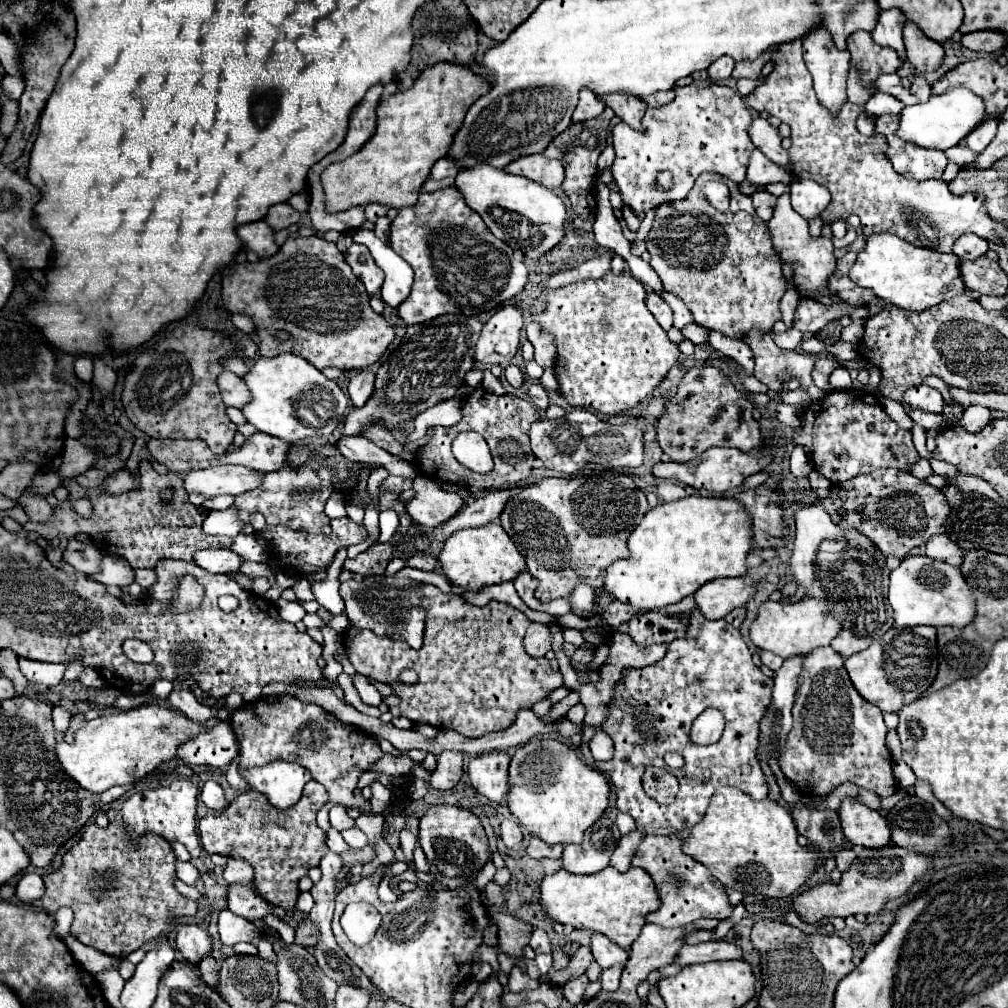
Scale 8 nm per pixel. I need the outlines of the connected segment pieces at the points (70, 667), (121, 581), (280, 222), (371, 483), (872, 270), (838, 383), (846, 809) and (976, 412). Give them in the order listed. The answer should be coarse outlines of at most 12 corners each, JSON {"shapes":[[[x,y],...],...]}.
{"shapes":[[[80,659],[66,665],[64,685],[74,683],[84,671]],[[106,555],[96,579],[106,585],[128,587],[134,569],[116,555]],[[290,203],[272,205],[266,219],[274,231],[300,221]],[[382,467],[371,472],[367,491],[378,497],[380,484],[388,476]],[[868,237],[850,279],[908,311],[966,291],[960,259]],[[840,366],[830,375],[834,389],[850,389],[849,370]],[[844,799],[838,815],[852,845],[878,849],[890,827],[878,811]],[[974,405],[964,411],[958,427],[980,433],[990,423],[988,407]]]}

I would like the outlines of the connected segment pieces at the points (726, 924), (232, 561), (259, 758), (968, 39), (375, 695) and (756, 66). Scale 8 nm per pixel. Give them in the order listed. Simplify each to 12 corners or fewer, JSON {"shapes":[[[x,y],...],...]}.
{"shapes":[[[742,905],[734,907],[730,918],[713,930],[714,937],[723,939],[728,931],[744,917]],[[206,549],[194,555],[210,573],[230,575],[244,559],[230,549]],[[294,695],[232,715],[240,767],[298,763],[330,801],[354,795],[378,741]],[[998,31],[962,35],[960,43],[970,51],[992,53],[1006,47]],[[356,673],[352,681],[366,705],[378,707],[382,695],[366,676]],[[774,49],[762,53],[756,61],[736,63],[732,77],[756,79]]]}

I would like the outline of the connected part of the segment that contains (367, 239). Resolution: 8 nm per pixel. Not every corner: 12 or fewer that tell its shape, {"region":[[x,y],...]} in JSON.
{"region":[[356,229],[352,239],[366,245],[386,273],[382,301],[398,307],[410,295],[412,267],[374,231]]}

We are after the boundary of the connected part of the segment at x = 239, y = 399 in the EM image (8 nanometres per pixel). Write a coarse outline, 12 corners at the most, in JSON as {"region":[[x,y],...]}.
{"region":[[222,371],[218,387],[228,407],[242,409],[250,401],[246,383]]}

